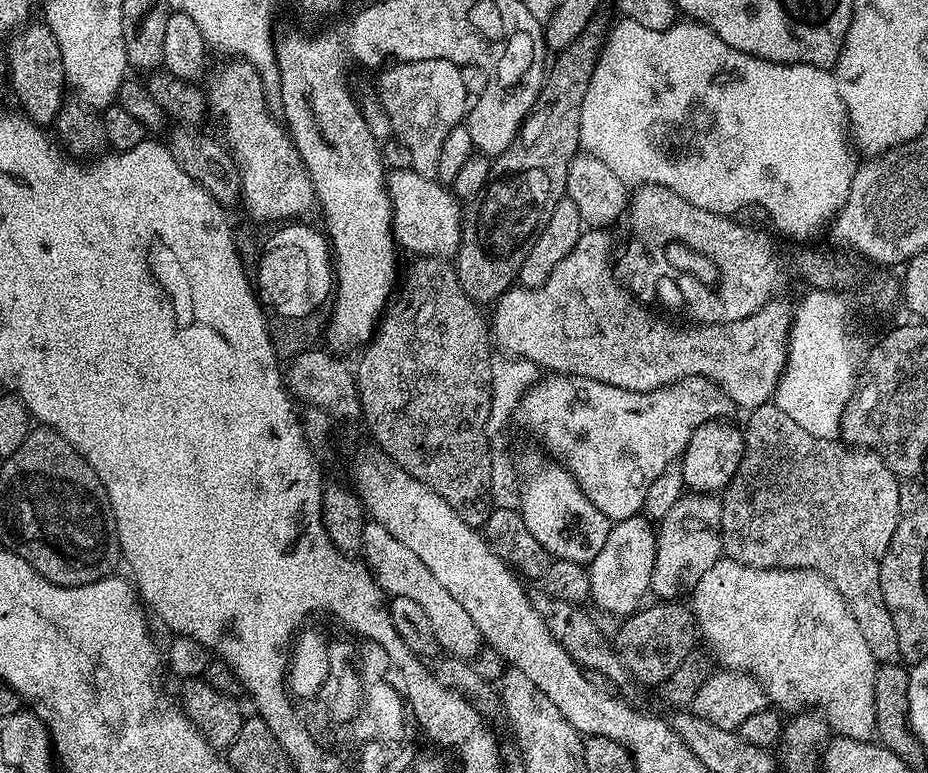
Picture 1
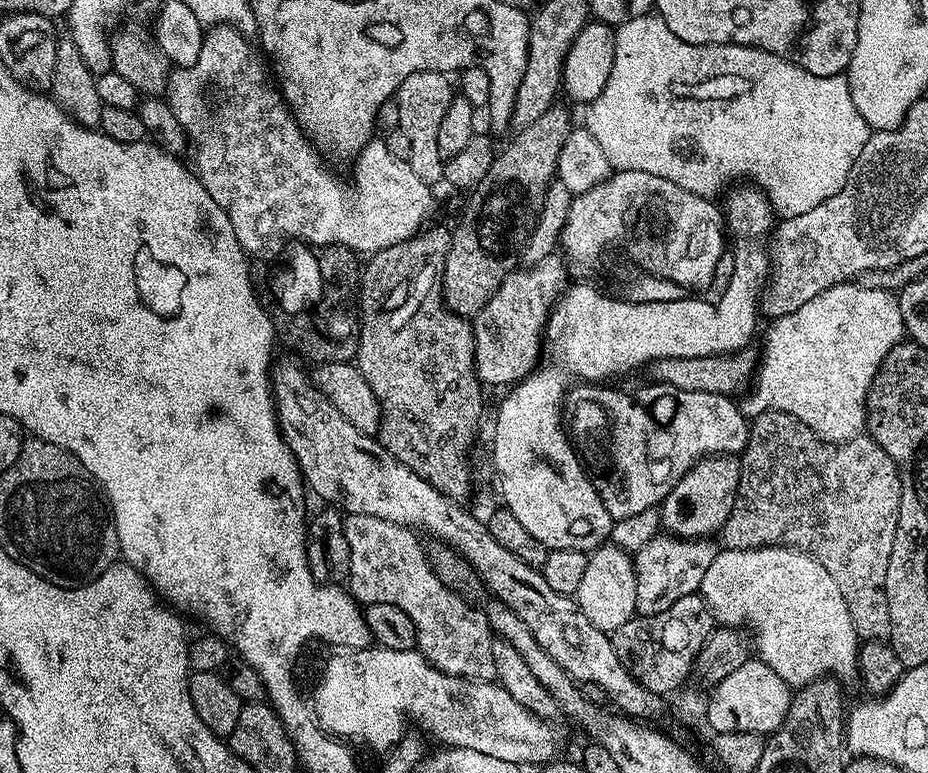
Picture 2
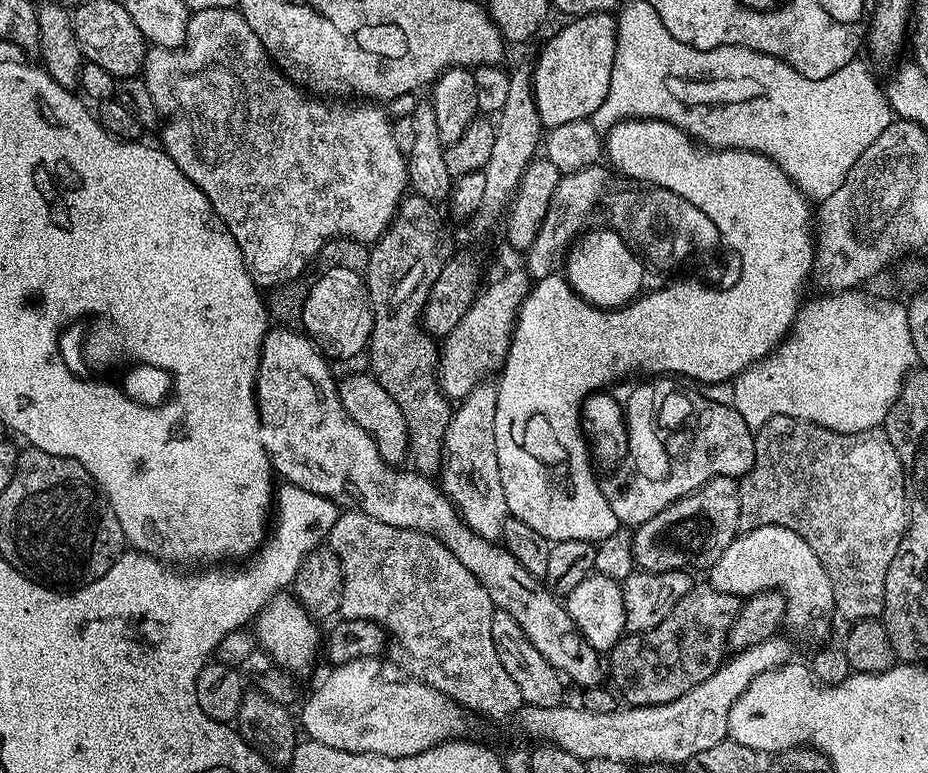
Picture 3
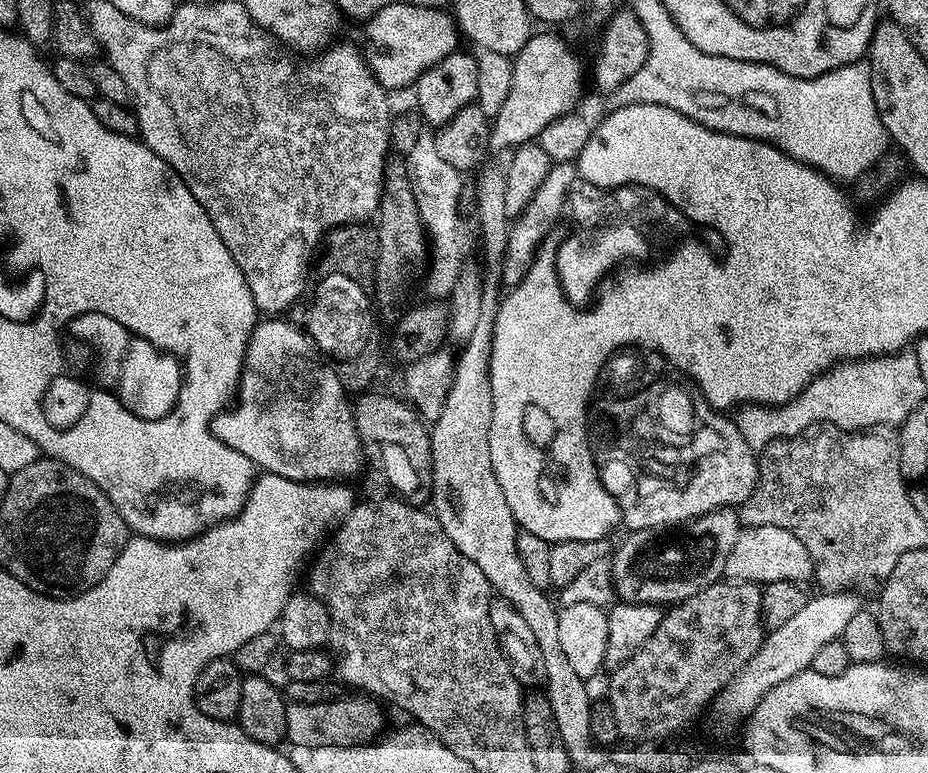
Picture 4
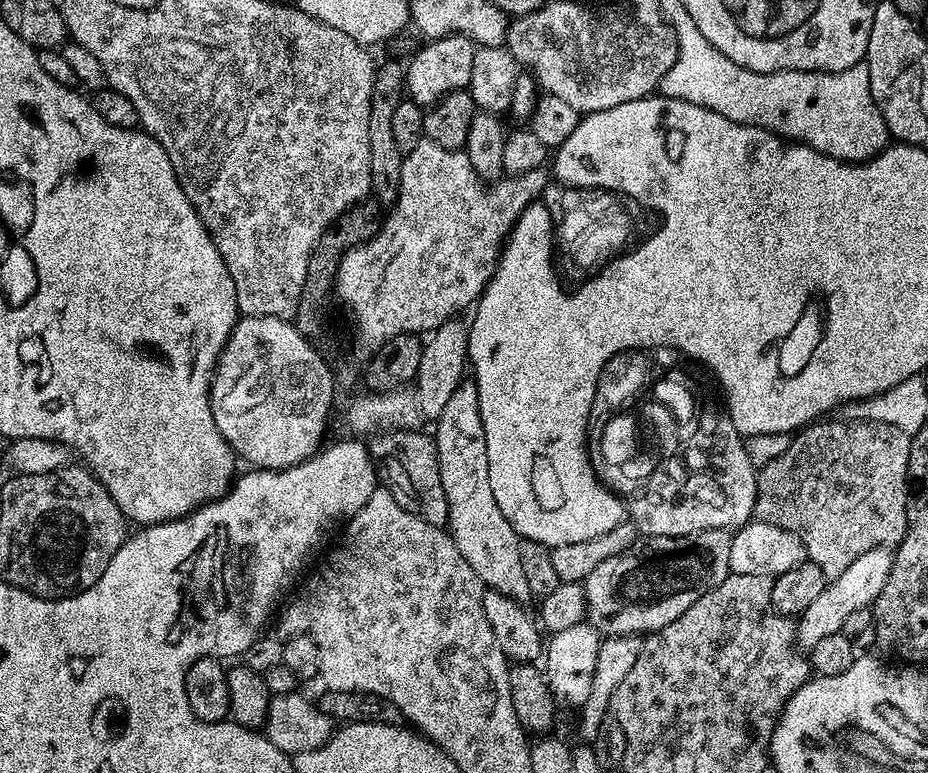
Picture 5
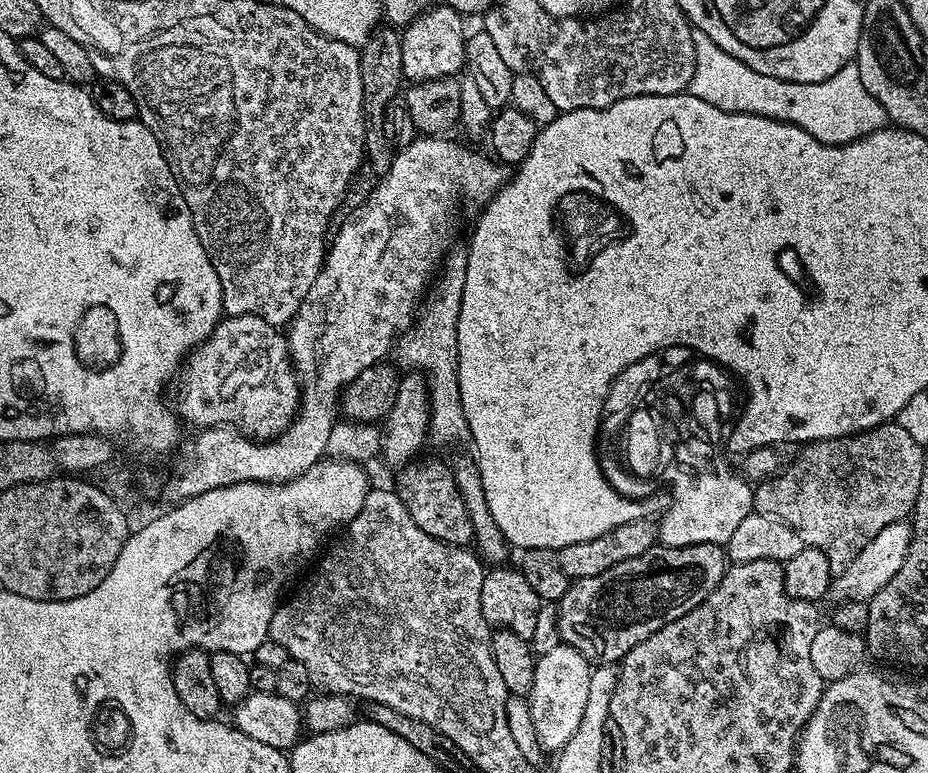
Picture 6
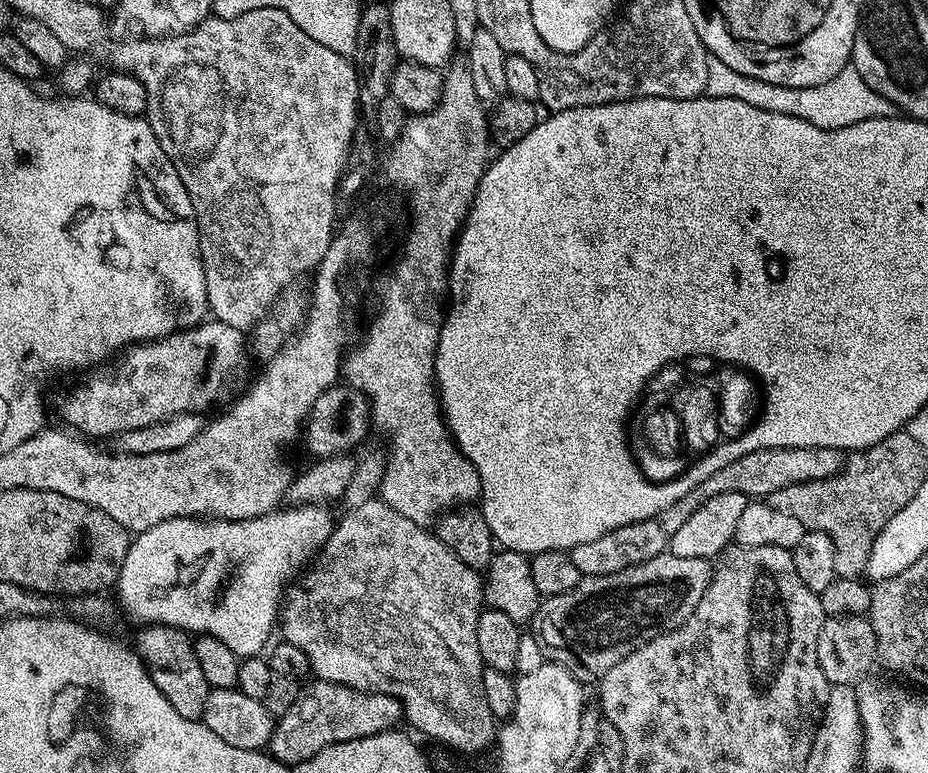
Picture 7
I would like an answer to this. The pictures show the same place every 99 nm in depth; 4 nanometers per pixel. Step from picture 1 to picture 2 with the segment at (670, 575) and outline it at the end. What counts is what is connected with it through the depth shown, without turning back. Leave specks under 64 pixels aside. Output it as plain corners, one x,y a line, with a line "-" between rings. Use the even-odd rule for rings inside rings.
657,534
653,540
646,542
646,546
642,546
642,550
635,552
637,613
642,616
662,614
662,610
670,610
678,598
699,593
702,578
718,551
717,545
712,543
708,538
683,540
680,536

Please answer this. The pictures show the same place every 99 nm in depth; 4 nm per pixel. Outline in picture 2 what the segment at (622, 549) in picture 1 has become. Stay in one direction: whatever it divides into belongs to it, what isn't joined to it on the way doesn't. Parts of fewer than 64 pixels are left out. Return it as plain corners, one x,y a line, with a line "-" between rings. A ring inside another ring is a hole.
611,542
595,549
586,562
586,575
582,577
574,599
582,614
586,614
598,630
609,634
617,632
627,620
637,615
636,565
633,557

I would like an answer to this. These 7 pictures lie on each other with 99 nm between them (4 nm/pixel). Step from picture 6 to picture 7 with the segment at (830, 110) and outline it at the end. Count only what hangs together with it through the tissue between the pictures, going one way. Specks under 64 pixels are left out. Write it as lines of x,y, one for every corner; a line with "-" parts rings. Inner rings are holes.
712,58
708,62
706,74
707,95
714,98
738,98
738,102
747,102
758,106
758,110
770,110
774,114
790,114
818,126
822,130
842,130
842,126
854,126
854,122
866,122
870,118
886,118
897,115
897,108
882,94
870,90
862,82
862,74
854,67
838,70
830,82
818,86
795,88
794,86
774,86
774,82
762,82
762,78
748,78
738,70
726,66
726,62

